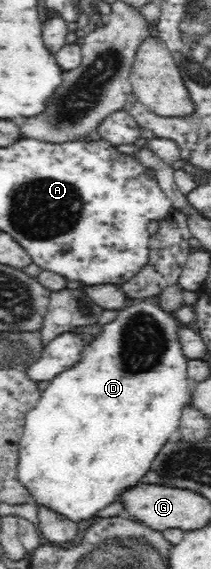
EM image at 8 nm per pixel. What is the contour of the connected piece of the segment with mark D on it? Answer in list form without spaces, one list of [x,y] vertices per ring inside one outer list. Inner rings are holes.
[[[139,303],[133,305],[125,311],[121,311],[112,323],[104,325],[103,331],[99,335],[92,337],[89,345],[82,350],[81,361],[75,363],[69,369],[58,373],[58,375],[42,387],[37,405],[27,412],[24,430],[18,443],[18,460],[16,465],[16,474],[20,484],[26,487],[32,503],[37,507],[46,507],[49,511],[66,517],[75,524],[89,523],[96,519],[97,513],[119,500],[119,495],[125,493],[127,489],[135,487],[141,483],[141,477],[149,472],[153,465],[153,460],[171,437],[171,433],[178,431],[180,419],[184,405],[189,403],[191,391],[195,383],[189,380],[187,373],[188,357],[182,352],[180,337],[177,336],[179,325],[173,317],[165,315],[160,305],[151,305],[151,303]]]

